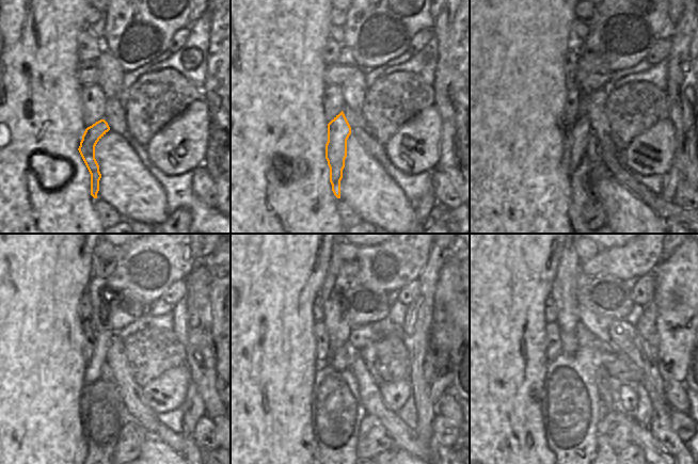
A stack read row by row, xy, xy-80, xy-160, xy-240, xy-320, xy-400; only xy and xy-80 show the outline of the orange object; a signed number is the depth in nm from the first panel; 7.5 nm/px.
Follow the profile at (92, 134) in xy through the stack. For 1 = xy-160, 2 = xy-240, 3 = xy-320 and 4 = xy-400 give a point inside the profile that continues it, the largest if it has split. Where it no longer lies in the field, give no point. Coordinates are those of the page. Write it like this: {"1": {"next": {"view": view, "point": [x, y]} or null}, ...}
{"1": {"next": {"view": "xy-160", "point": [576, 137]}}, "2": {"next": {"view": "xy-240", "point": [99, 323]}}, "3": {"next": {"view": "xy-320", "point": [338, 328]}}, "4": {"next": {"view": "xy-400", "point": [564, 293]}}}

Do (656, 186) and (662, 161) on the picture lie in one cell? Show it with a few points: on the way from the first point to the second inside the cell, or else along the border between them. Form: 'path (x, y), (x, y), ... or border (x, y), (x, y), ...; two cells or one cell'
border (634, 172), (645, 176), (662, 175); two cells

